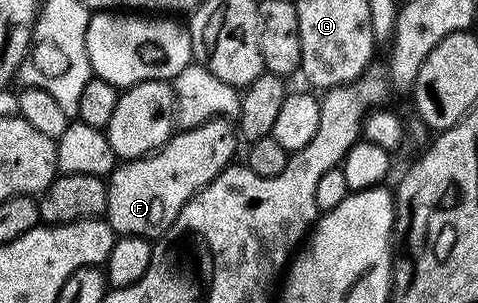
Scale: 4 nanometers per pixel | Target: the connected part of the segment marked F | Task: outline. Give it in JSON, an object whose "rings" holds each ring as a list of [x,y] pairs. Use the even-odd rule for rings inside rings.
{"rings":[[[226,116],[212,117],[202,125],[172,133],[160,149],[146,157],[116,164],[107,181],[105,220],[124,237],[162,237],[181,215],[181,207],[236,160],[235,141],[236,126]]]}

